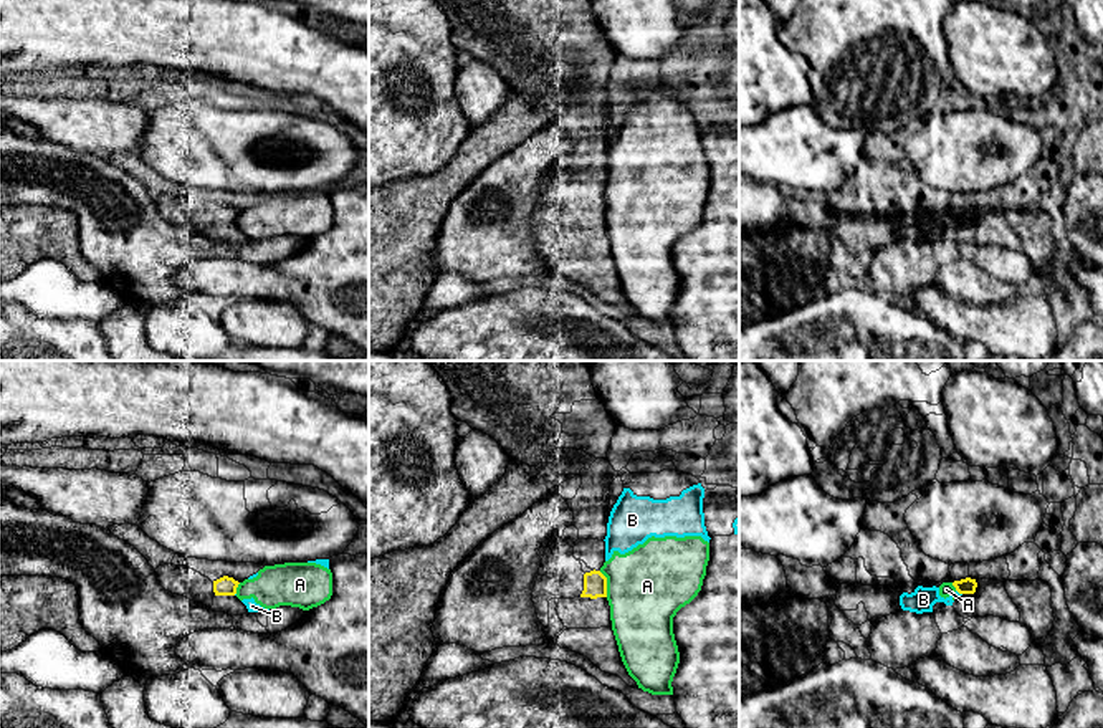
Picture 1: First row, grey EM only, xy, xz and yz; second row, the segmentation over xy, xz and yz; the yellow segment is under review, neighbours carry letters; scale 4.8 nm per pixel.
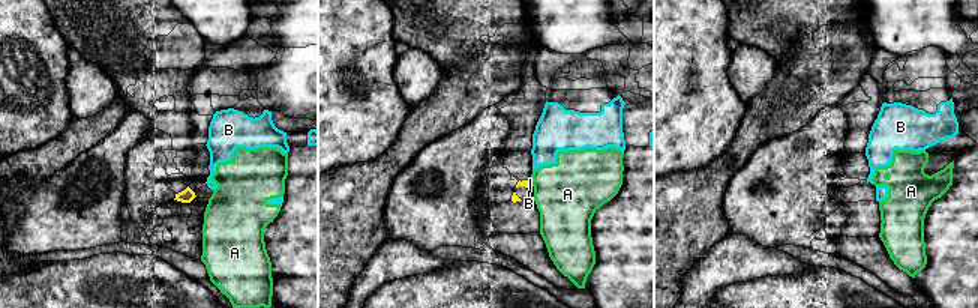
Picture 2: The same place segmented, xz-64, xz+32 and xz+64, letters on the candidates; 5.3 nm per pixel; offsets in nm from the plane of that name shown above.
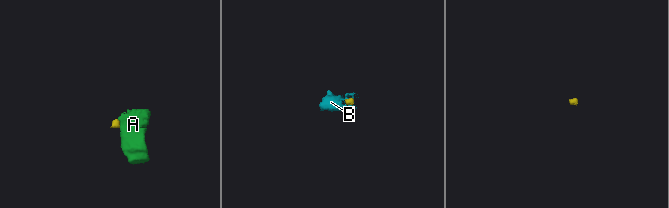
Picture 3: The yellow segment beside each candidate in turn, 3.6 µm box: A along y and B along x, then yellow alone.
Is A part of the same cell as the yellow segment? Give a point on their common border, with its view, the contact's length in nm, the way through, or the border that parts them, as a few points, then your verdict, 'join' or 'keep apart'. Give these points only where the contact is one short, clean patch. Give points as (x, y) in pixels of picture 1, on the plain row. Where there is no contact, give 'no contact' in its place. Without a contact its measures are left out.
contact xz (606, 214); length 130 nm; border xz (599, 201), (606, 207), (607, 225); keep apart

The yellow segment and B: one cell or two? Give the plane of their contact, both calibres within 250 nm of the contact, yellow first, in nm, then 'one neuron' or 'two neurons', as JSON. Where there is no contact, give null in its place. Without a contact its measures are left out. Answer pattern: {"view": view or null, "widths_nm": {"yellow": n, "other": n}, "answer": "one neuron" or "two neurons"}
{"view": "yz", "widths_nm": {"yellow": 80, "other": 20}, "answer": "two neurons"}

